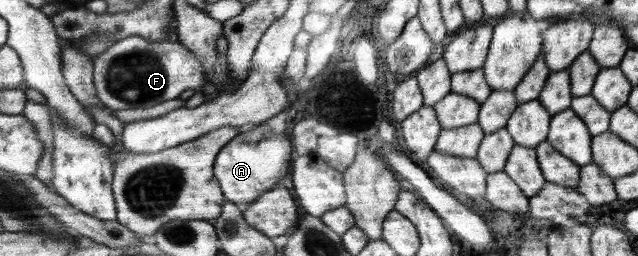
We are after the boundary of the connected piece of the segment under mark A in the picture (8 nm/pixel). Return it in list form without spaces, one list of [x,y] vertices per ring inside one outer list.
[[[268,126],[249,127],[245,133],[240,132],[235,139],[231,139],[227,148],[222,149],[223,156],[219,156],[219,164],[214,164],[214,175],[226,201],[242,207],[273,189],[289,172],[291,142],[283,133],[277,133]]]

